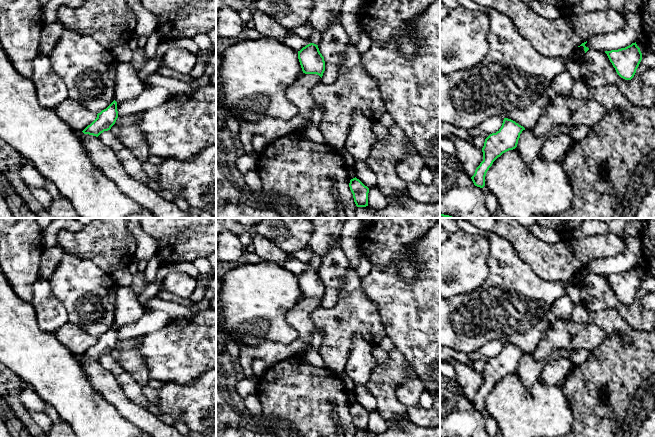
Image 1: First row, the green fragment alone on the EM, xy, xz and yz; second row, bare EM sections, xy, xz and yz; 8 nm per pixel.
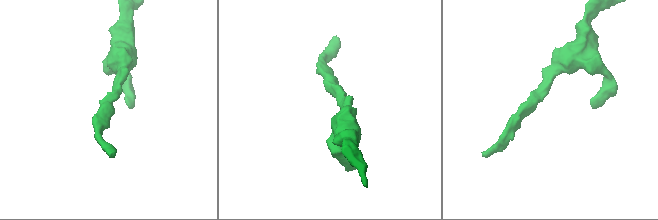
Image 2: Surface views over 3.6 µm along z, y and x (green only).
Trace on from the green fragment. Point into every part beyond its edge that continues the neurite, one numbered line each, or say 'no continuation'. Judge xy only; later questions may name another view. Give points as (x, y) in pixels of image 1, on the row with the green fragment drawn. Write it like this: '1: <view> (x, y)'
no continuation

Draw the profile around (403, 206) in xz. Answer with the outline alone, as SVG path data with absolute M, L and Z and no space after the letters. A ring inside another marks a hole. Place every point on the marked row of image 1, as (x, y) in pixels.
M406 194L387 197L388 205L381 209L358 207L356 218L440 218L440 200L423 203Z

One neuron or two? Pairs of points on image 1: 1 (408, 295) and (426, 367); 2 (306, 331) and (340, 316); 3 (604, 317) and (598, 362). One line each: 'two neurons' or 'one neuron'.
1: one neuron
2: two neurons
3: one neuron

